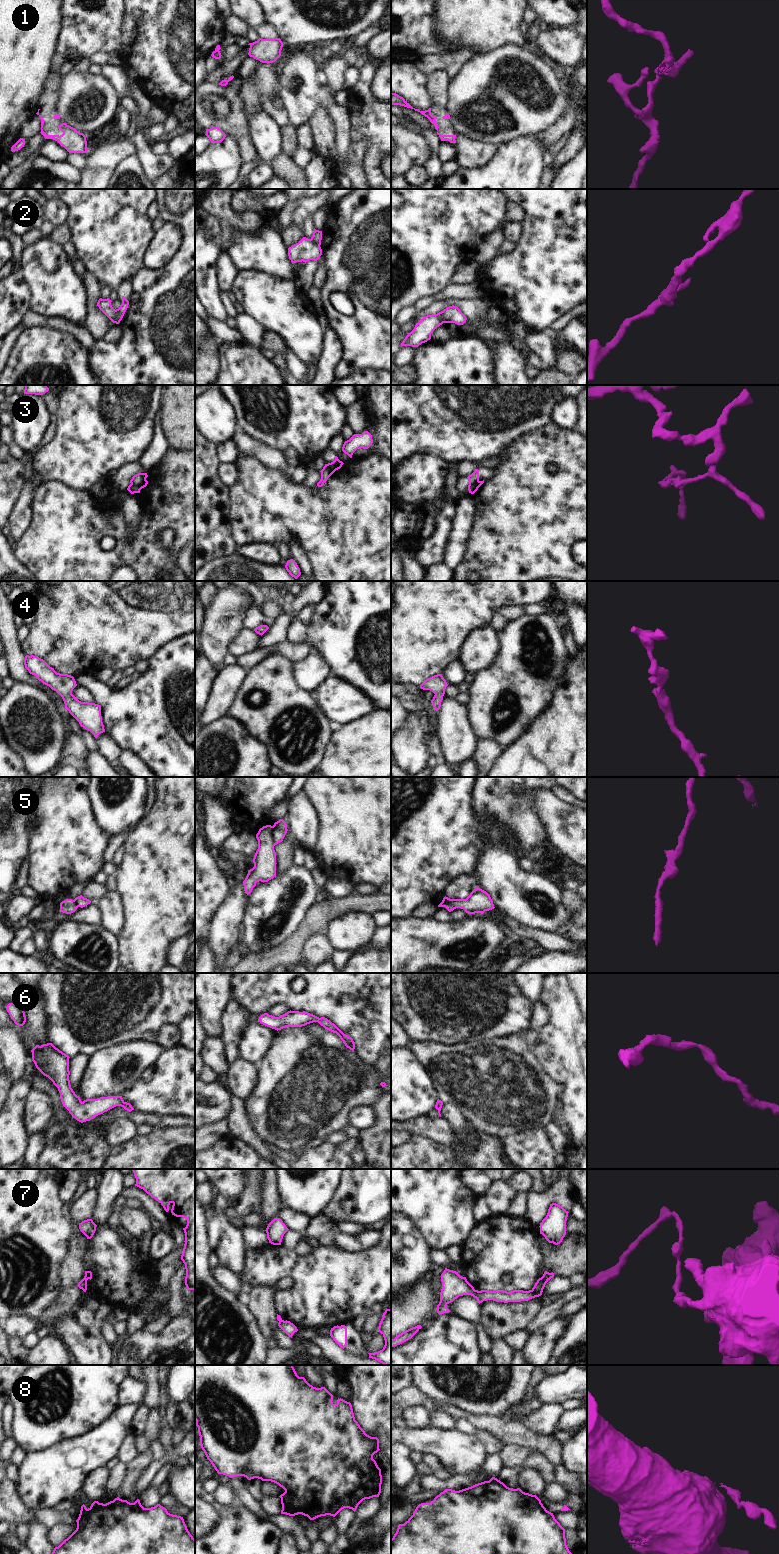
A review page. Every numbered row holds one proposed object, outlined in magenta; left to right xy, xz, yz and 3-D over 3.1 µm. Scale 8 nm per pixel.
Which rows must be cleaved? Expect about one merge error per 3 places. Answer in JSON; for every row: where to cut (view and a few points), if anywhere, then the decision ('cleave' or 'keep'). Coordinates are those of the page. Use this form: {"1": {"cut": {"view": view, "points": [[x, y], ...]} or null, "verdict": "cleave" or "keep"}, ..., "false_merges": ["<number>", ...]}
{"1": {"cut": null, "verdict": "keep"}, "2": {"cut": {"view": "xy", "points": [[116, 310], [113, 322]]}, "verdict": "cleave"}, "3": {"cut": {"view": "yz", "points": [[479, 481], [468, 486]]}, "verdict": "cleave"}, "4": {"cut": null, "verdict": "keep"}, "5": {"cut": {"view": "xz", "points": [[272, 826], [271, 839], [274, 845]]}, "verdict": "cleave"}, "6": {"cut": null, "verdict": "keep"}, "7": {"cut": {"view": "yz", "points": [[541, 1277], [545, 1283]]}, "verdict": "cleave"}, "8": {"cut": {"view": "yz", "points": [[543, 1507], [545, 1510]]}, "verdict": "cleave"}, "false_merges": ["2", "3", "5", "7", "8"]}

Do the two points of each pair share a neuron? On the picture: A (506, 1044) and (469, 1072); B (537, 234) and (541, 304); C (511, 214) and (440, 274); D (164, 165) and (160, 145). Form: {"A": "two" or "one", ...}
{"A": "one", "B": "one", "C": "two", "D": "two"}

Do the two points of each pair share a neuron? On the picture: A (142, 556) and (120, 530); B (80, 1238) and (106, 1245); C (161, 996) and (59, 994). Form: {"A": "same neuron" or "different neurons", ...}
{"A": "same neuron", "B": "different neurons", "C": "same neuron"}

